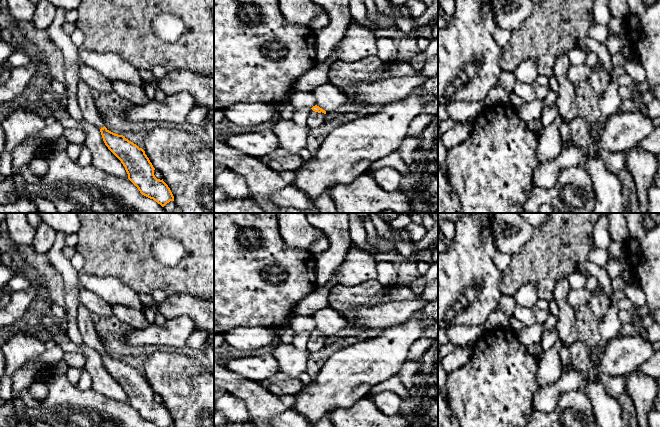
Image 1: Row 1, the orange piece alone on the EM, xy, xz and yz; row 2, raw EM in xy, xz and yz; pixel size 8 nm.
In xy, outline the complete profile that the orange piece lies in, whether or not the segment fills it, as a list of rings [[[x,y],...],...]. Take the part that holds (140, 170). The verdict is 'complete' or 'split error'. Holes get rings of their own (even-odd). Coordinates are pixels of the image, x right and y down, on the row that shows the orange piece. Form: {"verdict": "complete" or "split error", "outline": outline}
{"verdict": "split error", "outline": [[[81,79],[78,83],[77,101],[83,119],[100,129],[103,141],[108,149],[121,161],[128,174],[128,179],[140,193],[153,199],[162,207],[174,196],[168,185],[154,175],[155,168],[142,148],[126,139],[123,135],[109,131],[98,113],[92,98],[92,89]]]}

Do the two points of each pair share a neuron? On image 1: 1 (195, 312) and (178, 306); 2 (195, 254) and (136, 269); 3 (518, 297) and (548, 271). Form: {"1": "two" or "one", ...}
{"1": "one", "2": "one", "3": "two"}

